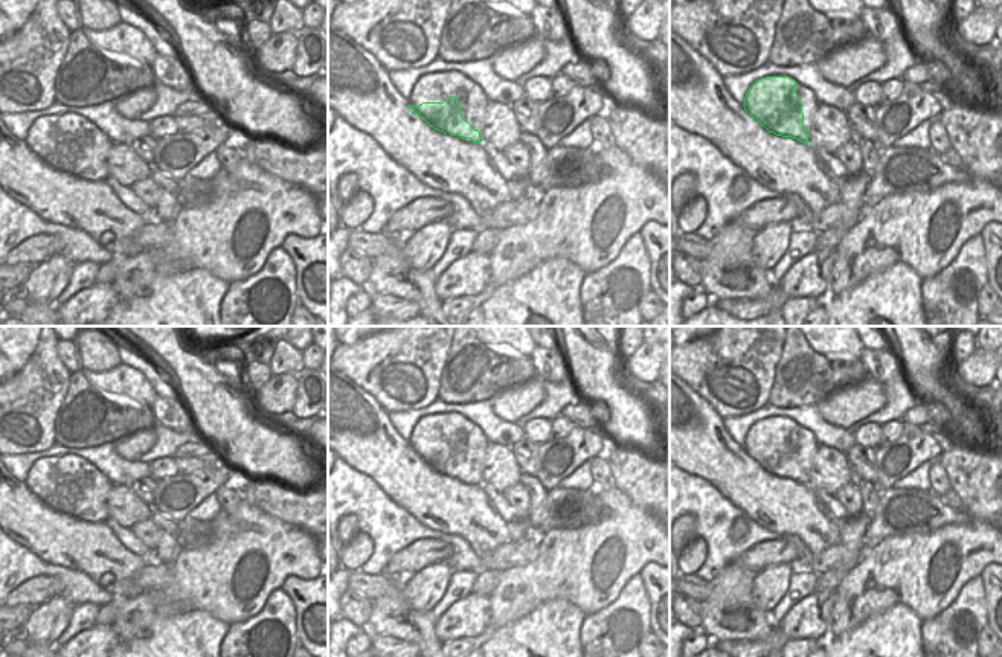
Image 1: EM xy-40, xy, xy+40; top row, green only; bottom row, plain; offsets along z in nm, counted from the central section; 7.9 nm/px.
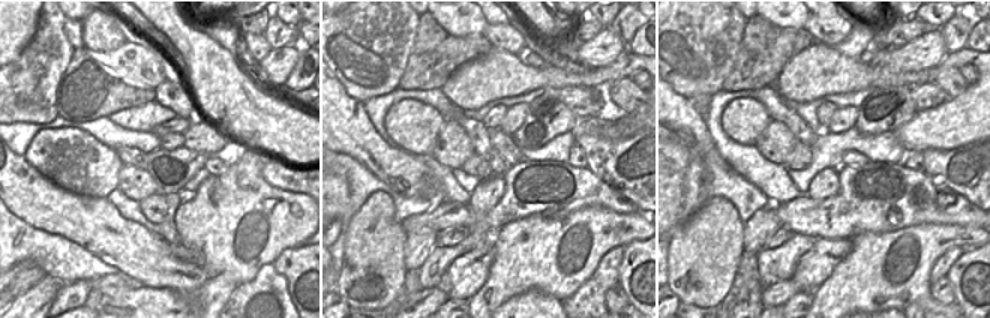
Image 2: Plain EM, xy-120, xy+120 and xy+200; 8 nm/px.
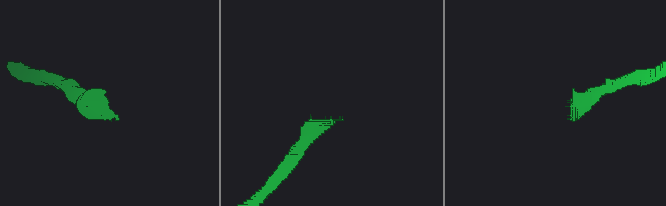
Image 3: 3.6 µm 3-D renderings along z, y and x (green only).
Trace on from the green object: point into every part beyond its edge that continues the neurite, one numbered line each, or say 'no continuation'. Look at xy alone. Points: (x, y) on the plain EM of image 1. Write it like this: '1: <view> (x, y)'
1: xy (404, 470)

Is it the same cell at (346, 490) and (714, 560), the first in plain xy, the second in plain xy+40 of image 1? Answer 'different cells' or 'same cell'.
same cell

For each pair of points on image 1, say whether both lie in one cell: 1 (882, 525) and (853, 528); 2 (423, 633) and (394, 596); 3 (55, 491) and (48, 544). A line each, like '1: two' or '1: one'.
1: two
2: one
3: two

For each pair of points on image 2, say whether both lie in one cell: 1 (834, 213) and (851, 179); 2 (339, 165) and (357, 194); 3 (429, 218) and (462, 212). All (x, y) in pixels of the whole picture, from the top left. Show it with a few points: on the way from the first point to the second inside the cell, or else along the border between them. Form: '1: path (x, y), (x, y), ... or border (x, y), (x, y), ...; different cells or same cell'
1: path (843, 204), (851, 197), (851, 188); same cell
2: path (347, 171), (357, 182), (357, 186); same cell
3: path (437, 218), (455, 215); same cell

